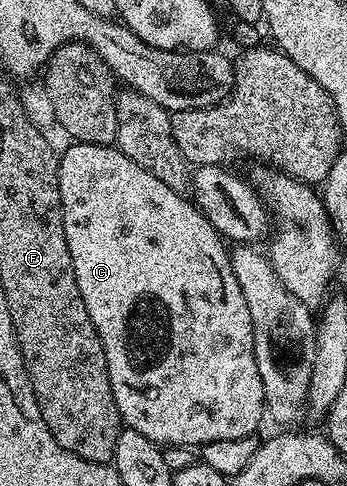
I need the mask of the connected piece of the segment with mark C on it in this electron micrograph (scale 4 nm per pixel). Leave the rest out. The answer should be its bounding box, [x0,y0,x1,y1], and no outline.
[57,142,266,449]

